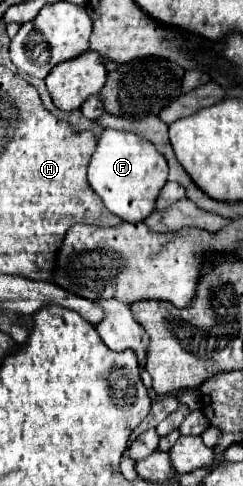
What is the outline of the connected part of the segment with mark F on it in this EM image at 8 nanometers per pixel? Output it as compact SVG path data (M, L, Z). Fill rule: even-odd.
M104 129L96 153L88 165L88 183L102 197L110 213L128 223L144 221L154 211L158 193L162 191L166 179L168 163L156 147L150 145L150 141L138 137L136 133Z

